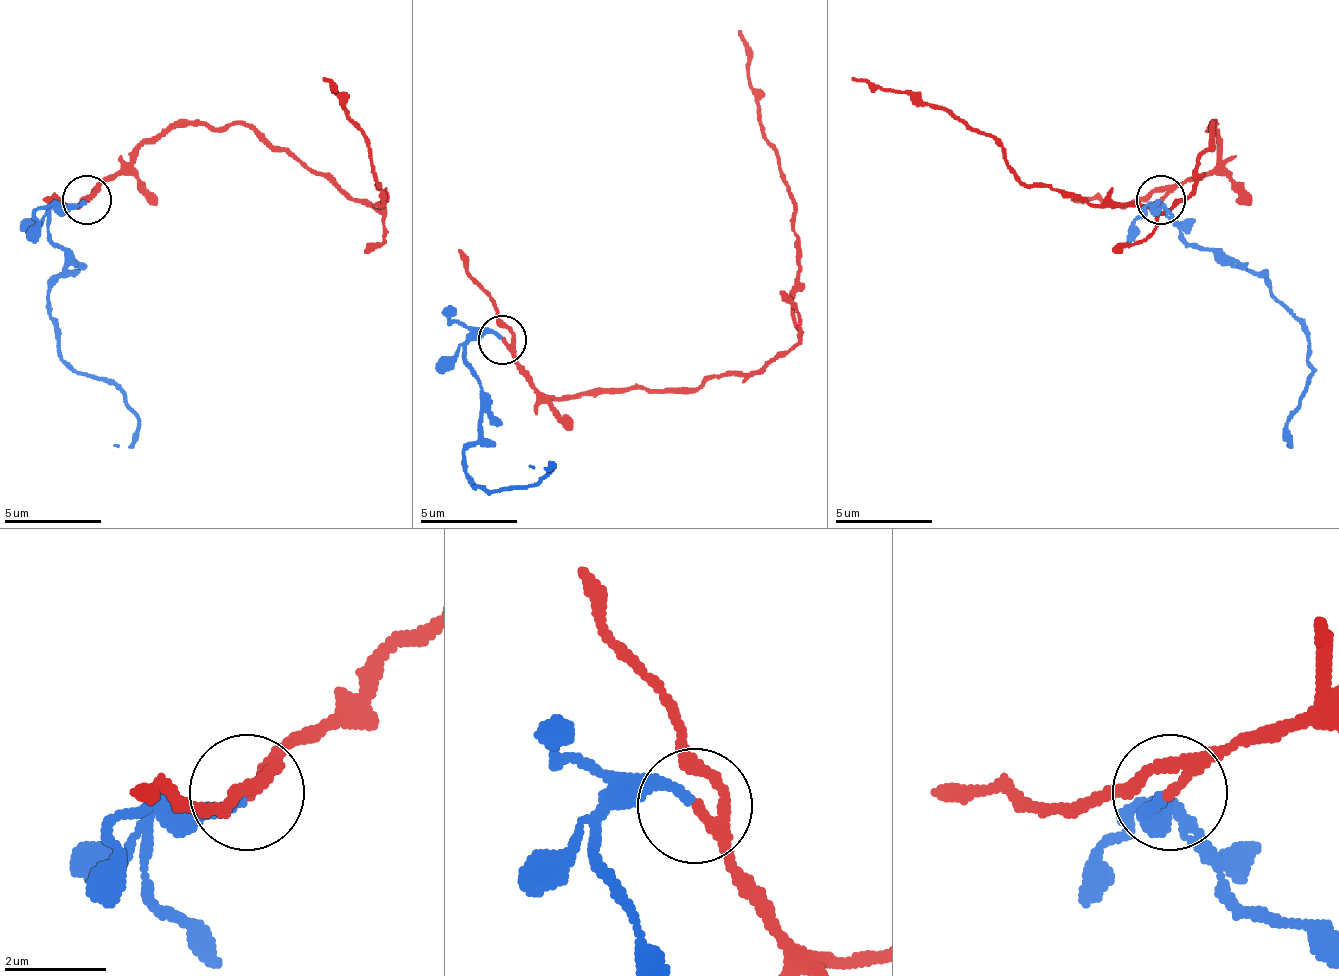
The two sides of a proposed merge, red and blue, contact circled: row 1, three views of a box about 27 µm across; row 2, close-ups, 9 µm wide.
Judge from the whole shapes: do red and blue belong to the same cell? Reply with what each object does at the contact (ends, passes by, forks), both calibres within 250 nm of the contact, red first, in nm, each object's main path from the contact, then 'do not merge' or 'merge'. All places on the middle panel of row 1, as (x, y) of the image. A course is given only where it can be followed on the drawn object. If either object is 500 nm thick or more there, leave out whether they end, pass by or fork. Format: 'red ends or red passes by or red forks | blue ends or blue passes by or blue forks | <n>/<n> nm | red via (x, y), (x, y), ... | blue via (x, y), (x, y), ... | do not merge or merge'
red passes by | blue ends | 190/220 nm | red via (501, 340), (540, 394), (700, 389), (725, 374), (754, 374), (798, 340), (793, 209), (759, 121), (739, 29) | blue via (501, 340), (481, 331), (462, 355), (481, 389), (467, 477), (491, 491), (554, 467), (530, 467) | merge

